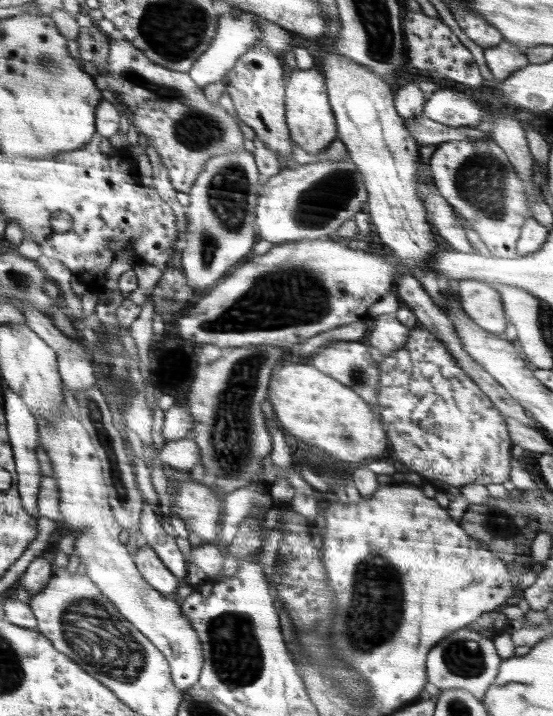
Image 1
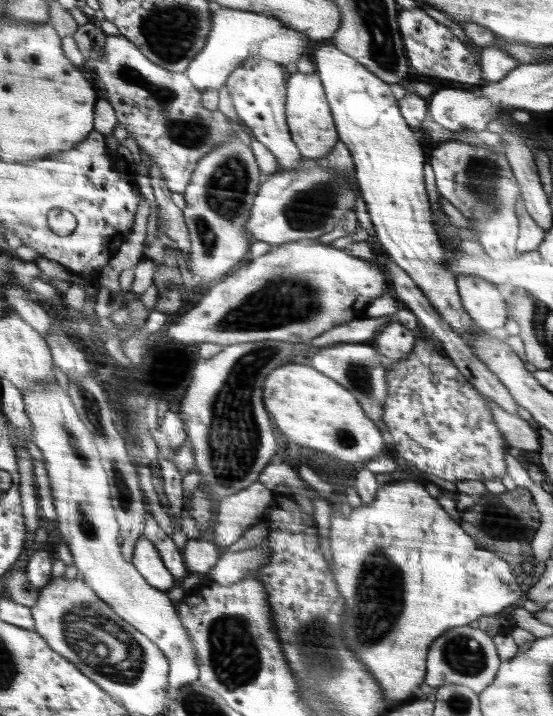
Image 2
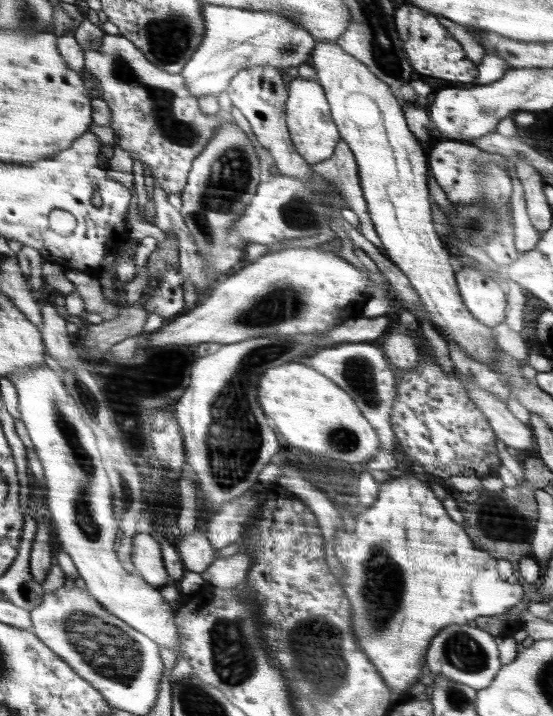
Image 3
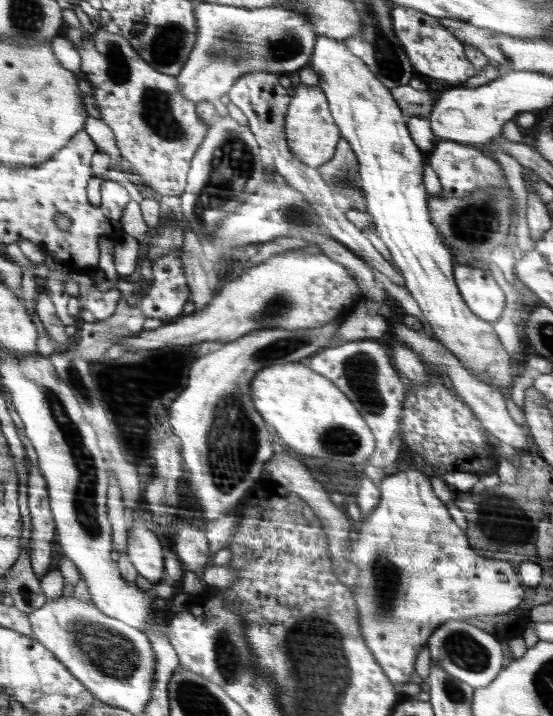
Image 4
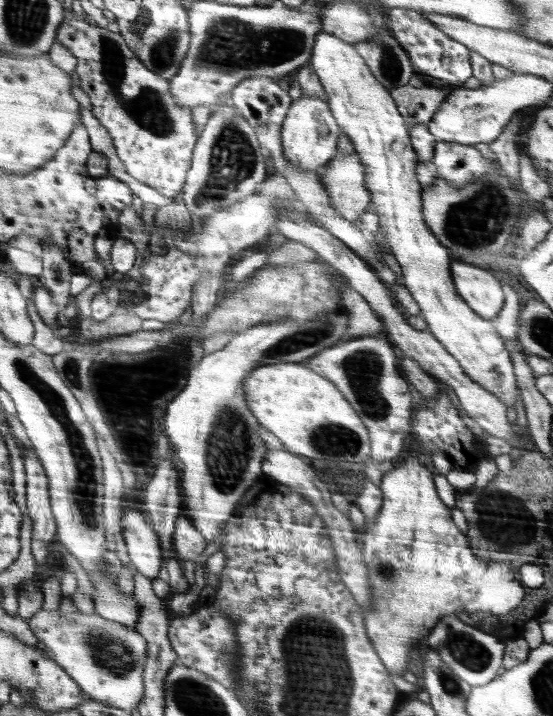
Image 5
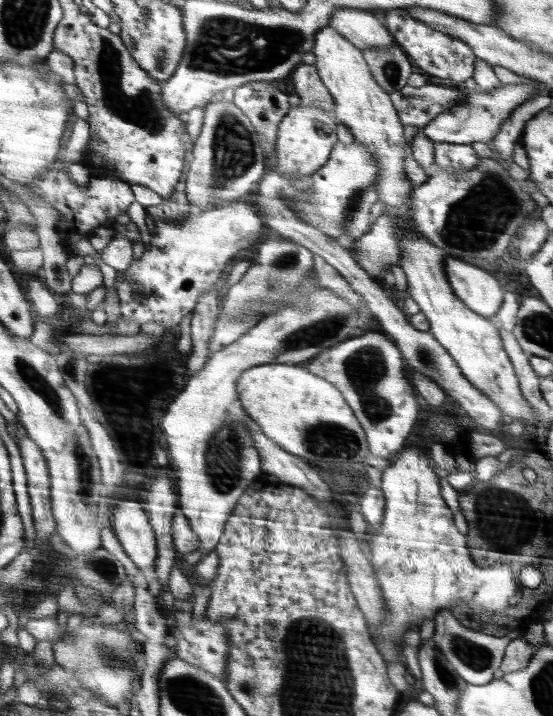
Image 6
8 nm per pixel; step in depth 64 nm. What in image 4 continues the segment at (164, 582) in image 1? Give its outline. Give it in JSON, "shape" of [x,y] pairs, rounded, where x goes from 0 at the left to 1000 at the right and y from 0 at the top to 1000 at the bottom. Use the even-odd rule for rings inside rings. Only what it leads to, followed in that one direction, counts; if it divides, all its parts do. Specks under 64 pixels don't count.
{"shape":[[[244,735],[233,746],[233,779],[244,796],[269,813],[288,816],[302,807],[298,765],[266,737]]]}

